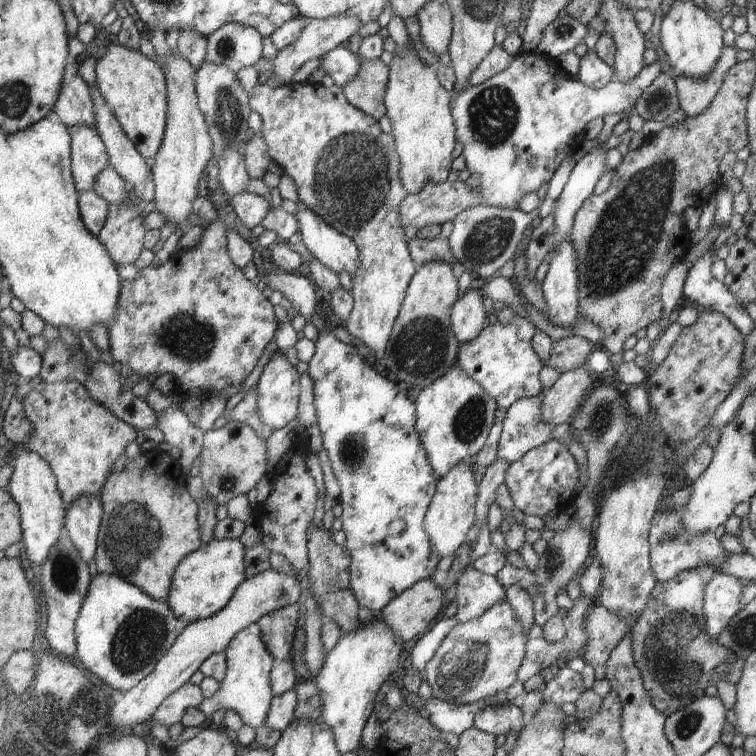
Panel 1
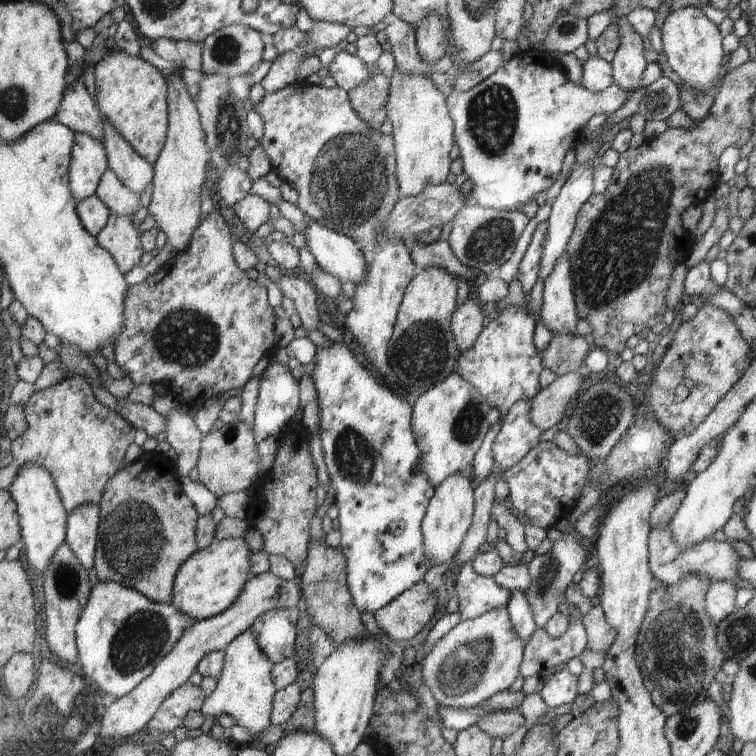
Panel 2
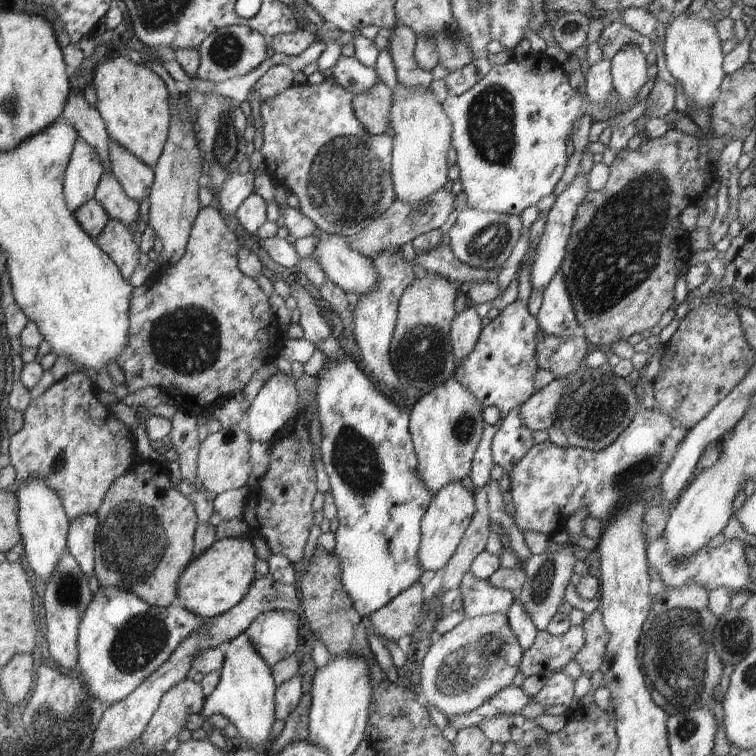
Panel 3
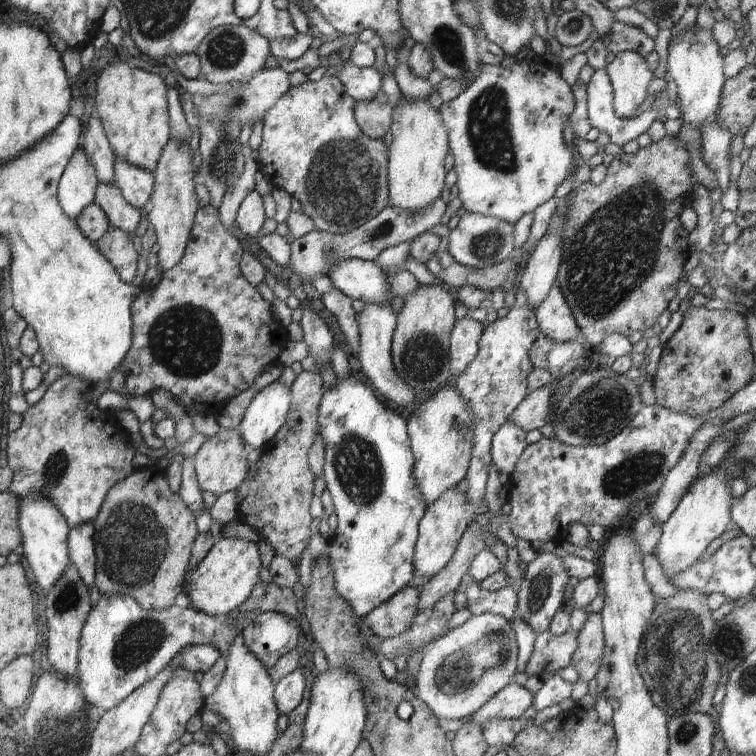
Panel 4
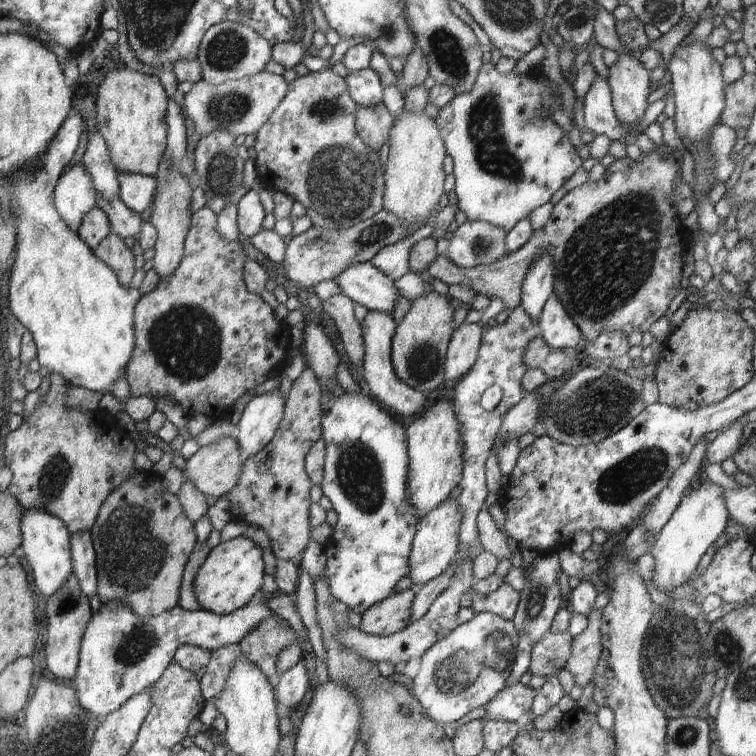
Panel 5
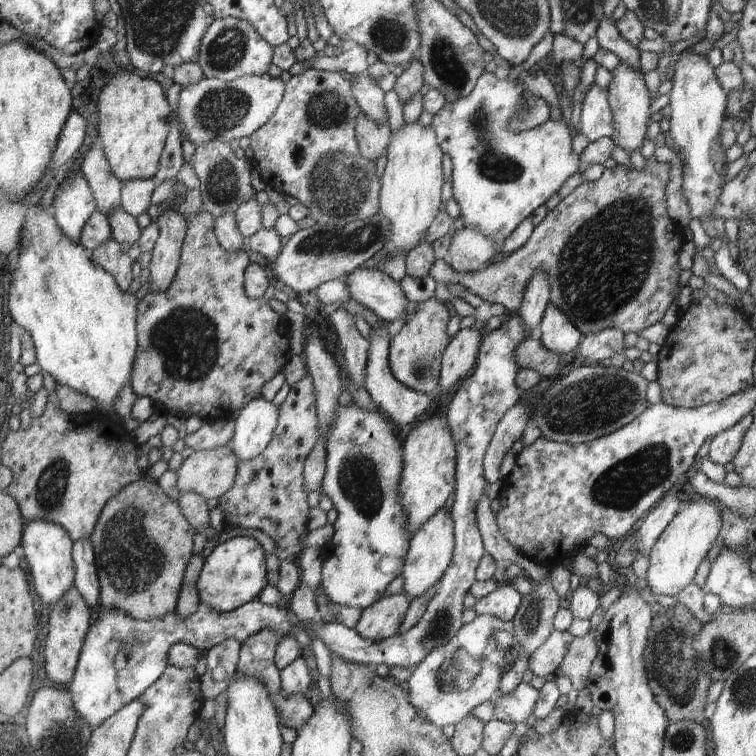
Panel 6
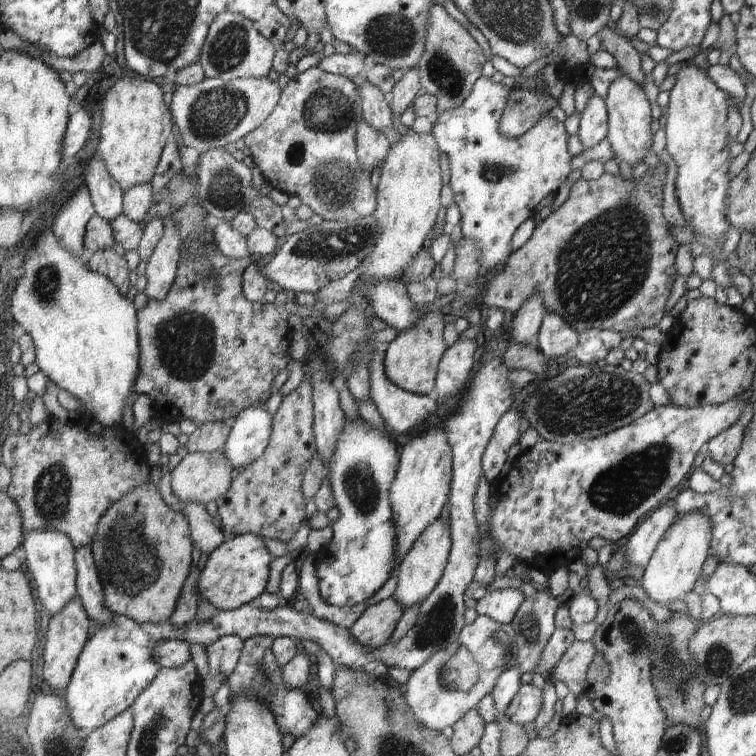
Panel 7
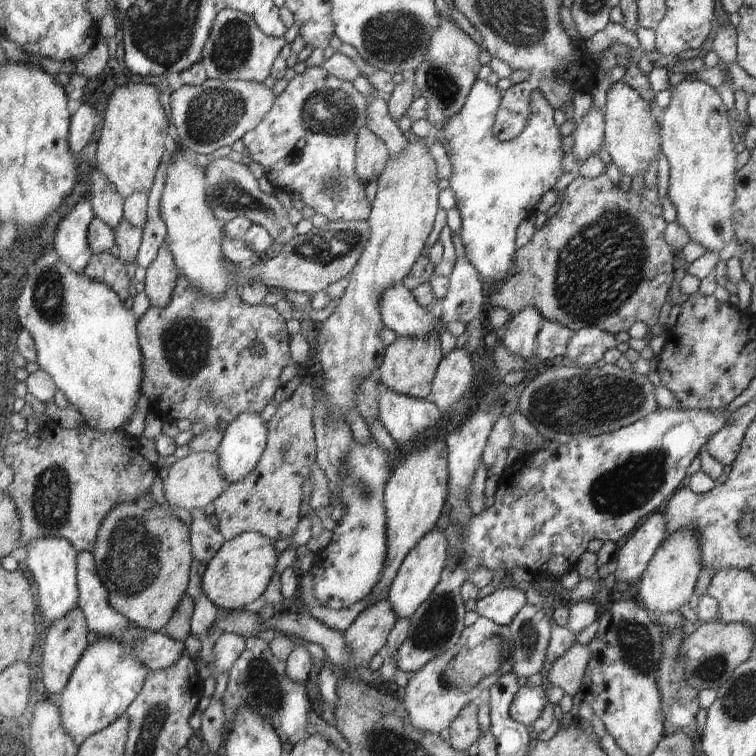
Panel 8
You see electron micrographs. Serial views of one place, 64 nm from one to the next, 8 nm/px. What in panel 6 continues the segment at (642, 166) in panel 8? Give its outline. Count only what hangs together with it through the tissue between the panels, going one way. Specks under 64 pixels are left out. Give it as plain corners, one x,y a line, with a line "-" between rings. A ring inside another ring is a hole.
620,62
614,70
612,70
612,79
607,88
608,102
612,112
612,124
614,124
614,134
611,139
616,146
620,146
622,150
626,150
628,154
632,152
640,152
642,150
642,142
647,138
646,128
651,122
650,116
650,94
649,88
644,82
644,73
634,70
634,66

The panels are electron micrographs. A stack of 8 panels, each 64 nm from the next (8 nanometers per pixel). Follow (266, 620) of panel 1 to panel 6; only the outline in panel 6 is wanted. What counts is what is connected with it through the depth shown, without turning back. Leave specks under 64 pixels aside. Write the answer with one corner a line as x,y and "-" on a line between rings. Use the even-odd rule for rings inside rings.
260,630
252,636
248,636
244,642
241,642
241,649
239,652
239,659
237,669
235,670
236,678
240,676
252,676
256,678
258,682
262,682
268,690
268,696
270,696
275,702
277,712
279,713
280,726
289,726
290,728
300,729
302,724
306,723
306,720
312,716
314,712
313,706
306,699
305,694
294,694
294,696
286,696
282,692
280,671
276,668
275,652
278,642
284,638
284,634
278,634
278,632
272,632
272,630

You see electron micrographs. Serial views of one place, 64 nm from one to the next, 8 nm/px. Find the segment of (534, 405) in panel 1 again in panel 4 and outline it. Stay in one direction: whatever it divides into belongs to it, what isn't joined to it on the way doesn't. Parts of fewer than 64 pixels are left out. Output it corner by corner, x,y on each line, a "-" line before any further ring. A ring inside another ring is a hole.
512,418
502,424
498,432
494,434
491,444
491,457
493,464
496,464
499,472
512,474
516,463
528,444
526,443
526,432
520,430

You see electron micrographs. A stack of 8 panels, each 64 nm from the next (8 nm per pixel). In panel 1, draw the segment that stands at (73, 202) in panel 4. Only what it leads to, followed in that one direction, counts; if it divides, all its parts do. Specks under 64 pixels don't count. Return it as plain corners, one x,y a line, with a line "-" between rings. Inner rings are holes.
68,126
71,146
71,172
76,190
94,190
96,176
109,165
105,144
96,128

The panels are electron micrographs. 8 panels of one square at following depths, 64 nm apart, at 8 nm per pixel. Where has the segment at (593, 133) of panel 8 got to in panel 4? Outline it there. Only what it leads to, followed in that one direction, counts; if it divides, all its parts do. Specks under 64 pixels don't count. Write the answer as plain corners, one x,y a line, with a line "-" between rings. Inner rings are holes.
606,67
595,69
587,85
586,104
590,126
600,130
600,133
608,134
610,143
620,148
648,132
652,122
662,116
652,108
633,119
617,117
613,107
613,88

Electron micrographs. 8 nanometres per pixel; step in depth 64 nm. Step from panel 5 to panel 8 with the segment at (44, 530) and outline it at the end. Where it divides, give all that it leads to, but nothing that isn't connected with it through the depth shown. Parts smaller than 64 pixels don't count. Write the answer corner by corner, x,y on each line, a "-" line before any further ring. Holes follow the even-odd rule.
47,537
33,541
26,546
26,550
28,557
25,563
38,586
39,611
47,624
60,621
78,605
76,550
63,537

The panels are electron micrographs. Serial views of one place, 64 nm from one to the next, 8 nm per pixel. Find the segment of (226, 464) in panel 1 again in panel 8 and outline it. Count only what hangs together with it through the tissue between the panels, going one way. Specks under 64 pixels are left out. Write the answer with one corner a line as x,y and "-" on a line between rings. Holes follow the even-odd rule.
193,452
186,458
177,460
172,467
163,470
162,479
166,506
170,510
184,508
188,512
195,509
203,510
219,498
228,486
219,472
216,453

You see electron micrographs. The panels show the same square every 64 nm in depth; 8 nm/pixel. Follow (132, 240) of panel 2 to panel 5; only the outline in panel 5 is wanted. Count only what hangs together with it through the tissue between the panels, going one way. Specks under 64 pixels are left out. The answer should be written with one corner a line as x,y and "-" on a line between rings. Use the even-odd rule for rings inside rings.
111,232
106,236
93,252
96,254
96,258
100,258
104,264
110,266
110,270
118,276
118,280
124,288
130,288
132,276
136,272
134,264
136,258
116,232

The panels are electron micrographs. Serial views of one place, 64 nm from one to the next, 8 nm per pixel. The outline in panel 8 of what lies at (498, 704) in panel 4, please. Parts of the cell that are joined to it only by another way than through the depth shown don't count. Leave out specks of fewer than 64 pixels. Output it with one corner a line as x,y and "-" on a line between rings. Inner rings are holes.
522,686
510,706
510,717
519,724
529,727
540,718
544,706
549,702
544,686

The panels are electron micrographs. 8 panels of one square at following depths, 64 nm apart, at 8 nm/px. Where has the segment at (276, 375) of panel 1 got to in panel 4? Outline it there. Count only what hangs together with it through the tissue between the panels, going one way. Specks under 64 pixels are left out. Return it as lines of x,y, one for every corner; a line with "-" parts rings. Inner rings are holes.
274,380
256,393
237,428
248,451
262,449
278,434
290,412
290,389

